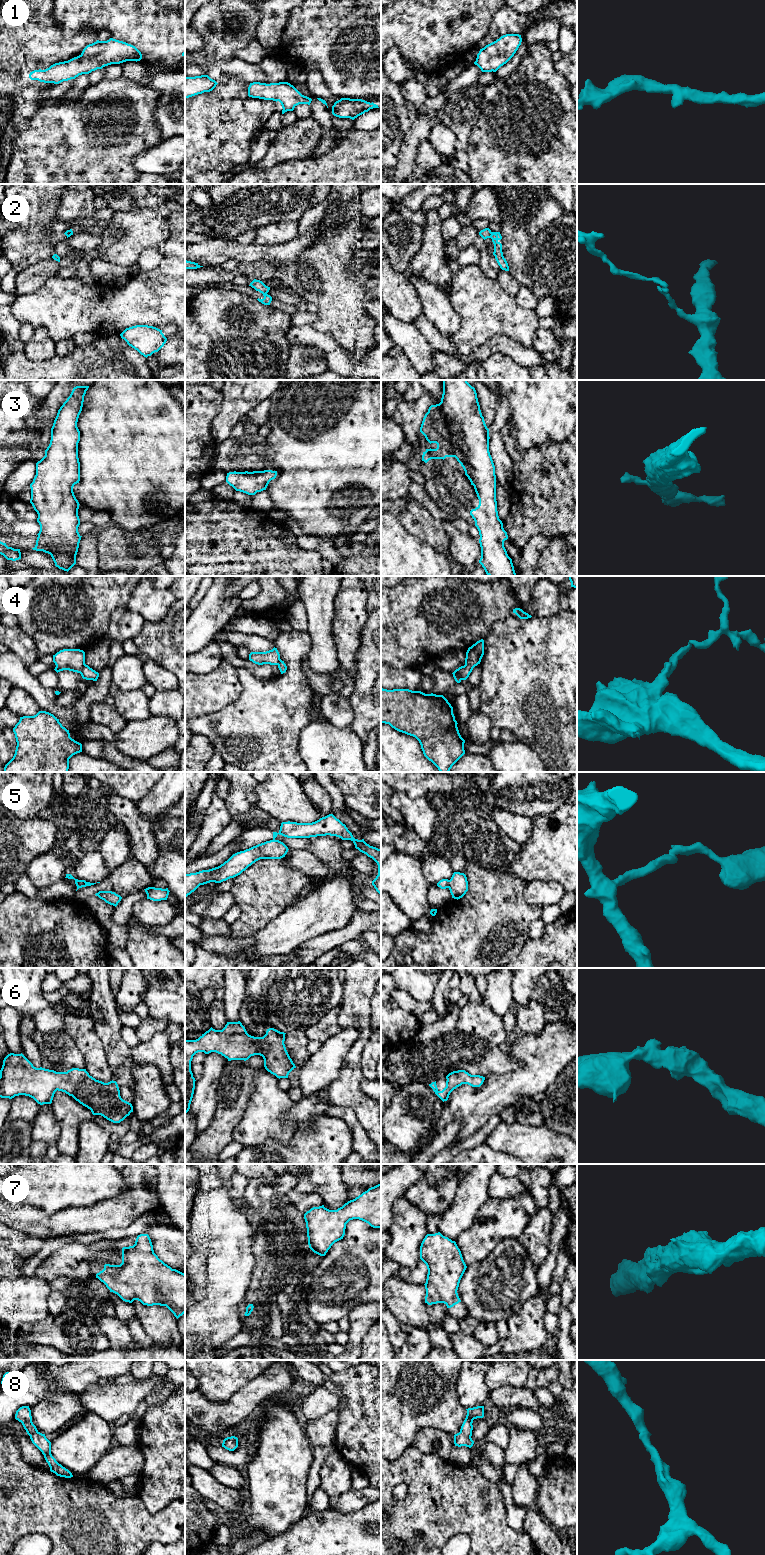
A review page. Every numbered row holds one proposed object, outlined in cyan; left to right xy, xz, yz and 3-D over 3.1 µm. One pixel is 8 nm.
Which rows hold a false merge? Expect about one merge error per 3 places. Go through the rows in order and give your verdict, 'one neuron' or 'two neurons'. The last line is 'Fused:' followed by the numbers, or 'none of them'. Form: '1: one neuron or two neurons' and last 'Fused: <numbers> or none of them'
1: one neuron
2: two neurons
3: one neuron
4: two neurons
5: two neurons
6: one neuron
7: one neuron
8: one neuron
Fused: 2, 4, 5

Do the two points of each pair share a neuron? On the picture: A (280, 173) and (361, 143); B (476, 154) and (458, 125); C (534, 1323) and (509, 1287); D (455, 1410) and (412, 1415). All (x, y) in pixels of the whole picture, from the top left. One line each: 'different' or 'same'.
A: same
B: different
C: different
D: same

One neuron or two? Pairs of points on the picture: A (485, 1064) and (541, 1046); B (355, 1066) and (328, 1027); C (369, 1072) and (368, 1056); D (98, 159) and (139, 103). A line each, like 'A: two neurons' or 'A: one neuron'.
A: two neurons
B: two neurons
C: one neuron
D: one neuron

